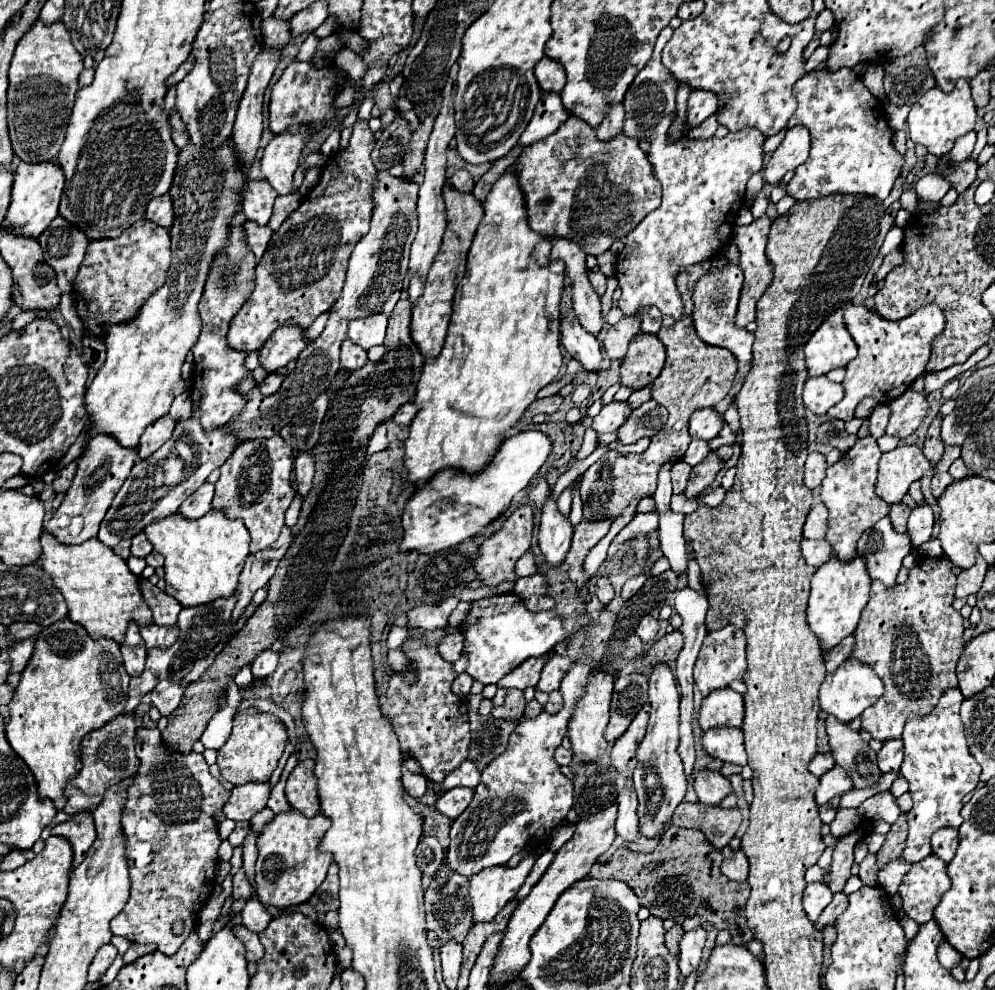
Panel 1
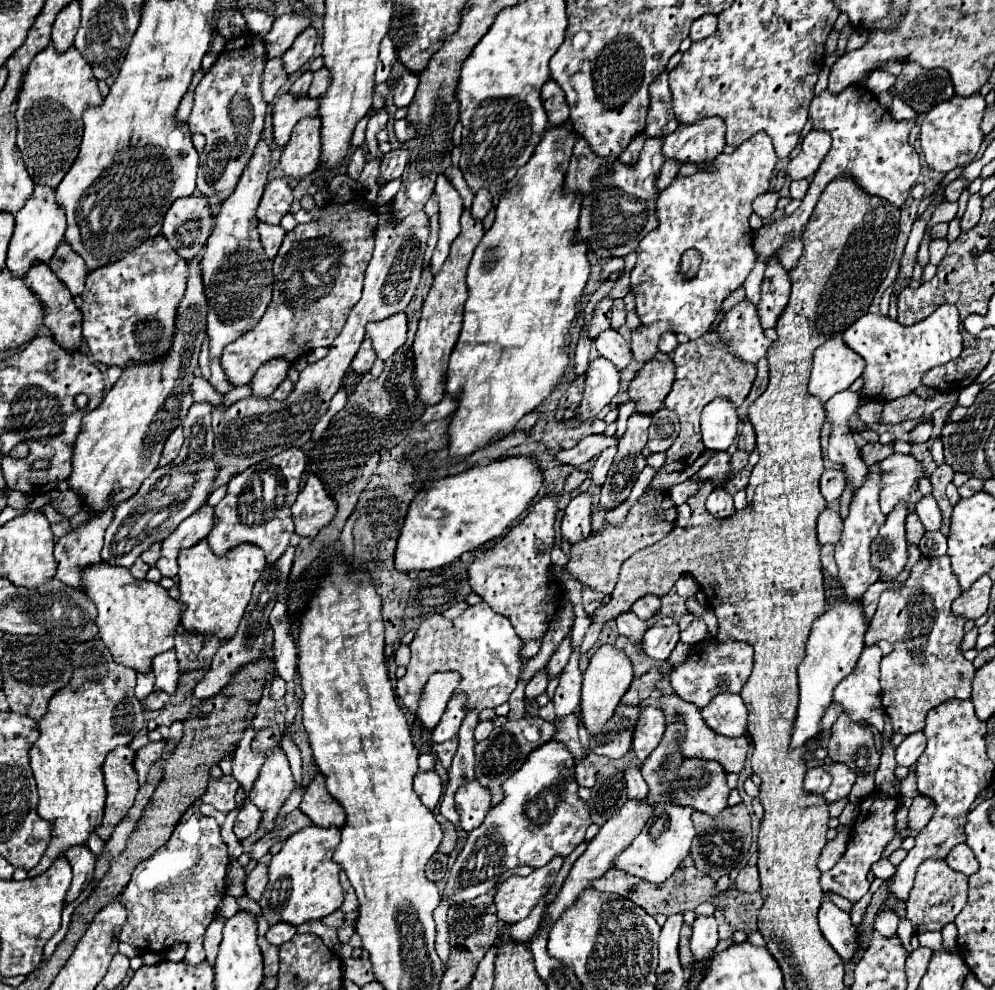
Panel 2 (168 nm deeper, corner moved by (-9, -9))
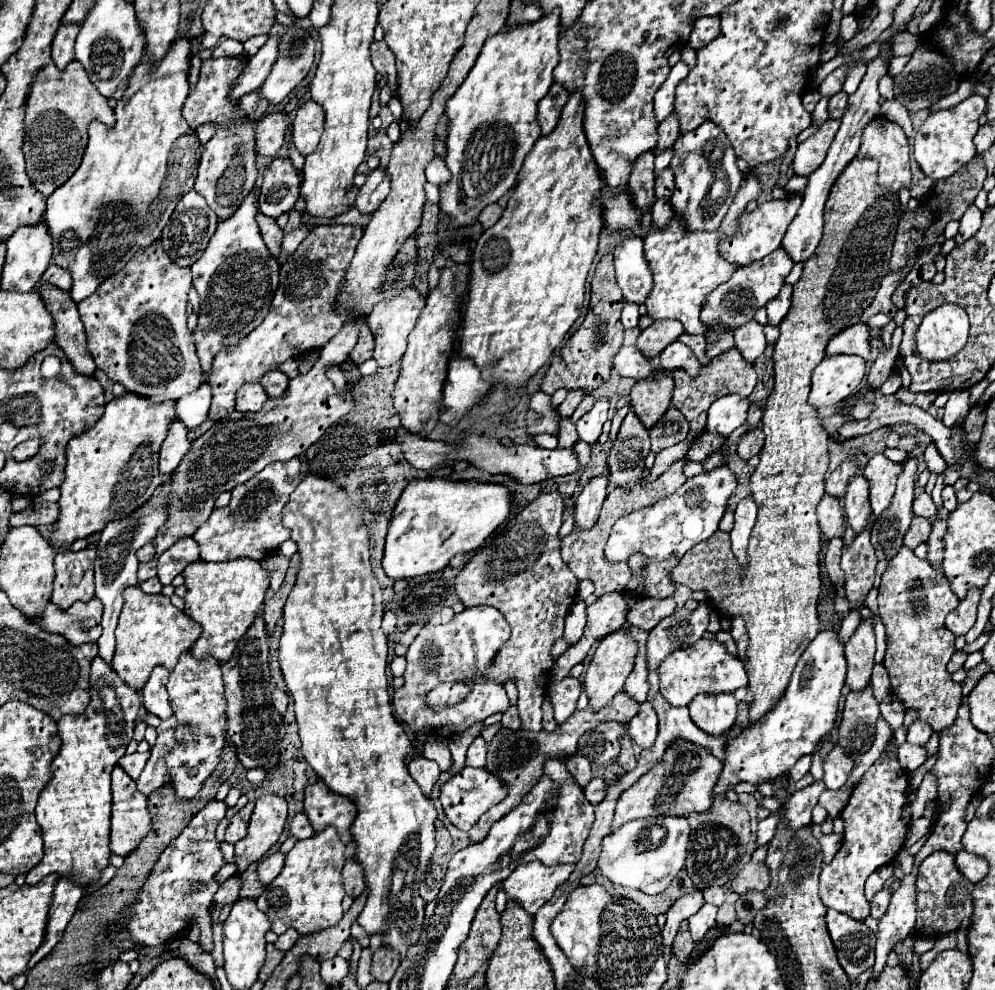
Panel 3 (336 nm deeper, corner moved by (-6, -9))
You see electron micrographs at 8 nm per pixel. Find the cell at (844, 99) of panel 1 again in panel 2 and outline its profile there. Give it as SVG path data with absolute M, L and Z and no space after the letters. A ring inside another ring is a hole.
M854 84L838 94L824 90L812 98L808 114L814 124L814 130L826 130L832 136L832 148L822 160L820 168L816 170L814 180L810 182L810 188L802 198L802 206L794 214L764 224L754 234L754 250L764 262L778 252L782 238L786 236L800 238L802 228L808 222L820 194L834 178L850 174L850 178L866 194L884 198L894 206L902 206L910 194L910 188L916 184L920 176L918 152L908 144L908 134L914 128L914 122L912 120L896 122L892 116L888 116L888 110L876 102L876 96L870 90L864 90Z

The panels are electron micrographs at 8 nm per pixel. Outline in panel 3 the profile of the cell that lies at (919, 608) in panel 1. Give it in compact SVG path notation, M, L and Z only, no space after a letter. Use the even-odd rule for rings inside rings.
M901 546L901 550L889 560L889 566L883 572L879 586L879 614L887 628L887 652L883 666L891 678L893 696L899 698L907 708L919 710L919 718L929 722L935 732L943 732L957 718L957 708L961 706L961 684L953 682L947 664L955 652L955 636L945 632L945 616L955 610L959 598L951 592L949 582L941 568L933 568L927 560L921 560L913 554L913 550Z

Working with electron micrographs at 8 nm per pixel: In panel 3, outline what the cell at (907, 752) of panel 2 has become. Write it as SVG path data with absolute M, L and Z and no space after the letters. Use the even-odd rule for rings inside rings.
M915 720L911 726L909 726L909 734L907 734L907 742L911 744L919 744L919 746L925 746L927 740L931 738L933 734L933 728L929 724L925 724L923 720Z

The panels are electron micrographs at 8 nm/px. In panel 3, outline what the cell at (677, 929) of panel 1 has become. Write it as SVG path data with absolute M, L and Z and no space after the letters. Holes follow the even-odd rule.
M687 920L681 924L677 936L675 936L675 942L673 942L673 954L679 962L685 962L689 958L689 954L693 952L693 938L689 934L689 924Z

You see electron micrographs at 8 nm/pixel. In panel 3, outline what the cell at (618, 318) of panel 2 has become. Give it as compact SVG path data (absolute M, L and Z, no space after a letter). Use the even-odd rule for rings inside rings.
M625 302L625 308L621 312L621 322L625 328L637 328L637 322L639 322L639 306L637 304L629 304Z

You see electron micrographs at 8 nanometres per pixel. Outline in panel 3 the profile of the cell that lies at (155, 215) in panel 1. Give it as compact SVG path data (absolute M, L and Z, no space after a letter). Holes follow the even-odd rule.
M189 190L179 200L179 204L177 204L177 208L175 208L169 224L165 226L161 242L163 242L165 252L171 256L171 260L177 266L191 266L191 264L195 264L195 260L201 256L201 252L205 250L205 246L209 244L211 236L215 234L215 228L217 228L217 214L207 206L205 198L199 192Z

